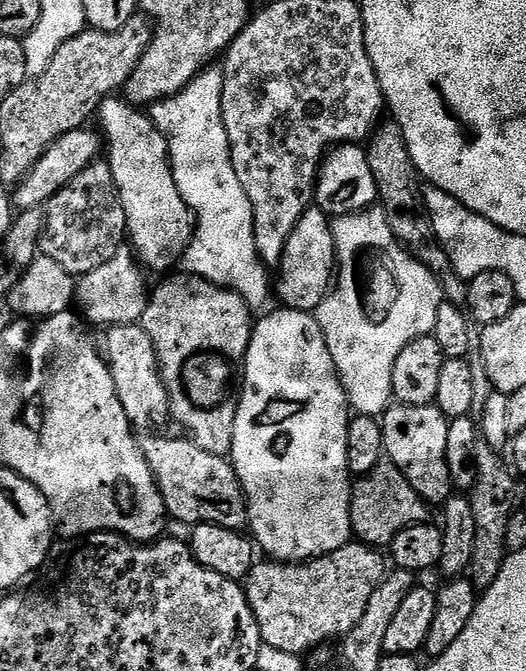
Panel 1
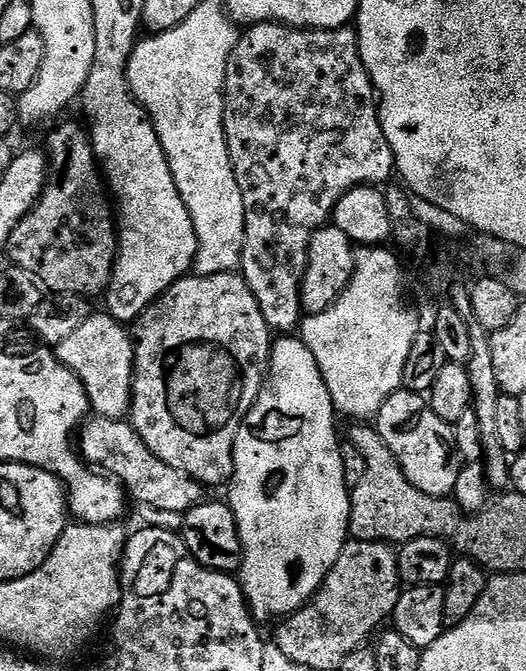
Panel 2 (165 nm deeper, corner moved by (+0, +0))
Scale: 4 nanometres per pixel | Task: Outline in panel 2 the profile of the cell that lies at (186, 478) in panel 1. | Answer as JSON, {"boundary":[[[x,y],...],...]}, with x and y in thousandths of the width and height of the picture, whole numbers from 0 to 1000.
{"boundary":[[[181,617],[169,618],[148,639],[148,674],[169,693],[219,709],[249,738],[253,733],[266,744],[268,753],[348,766],[390,744],[390,723],[357,706],[354,700],[333,697],[289,675],[278,659],[270,659],[259,636],[241,624],[226,626],[224,623],[205,623]]]}

